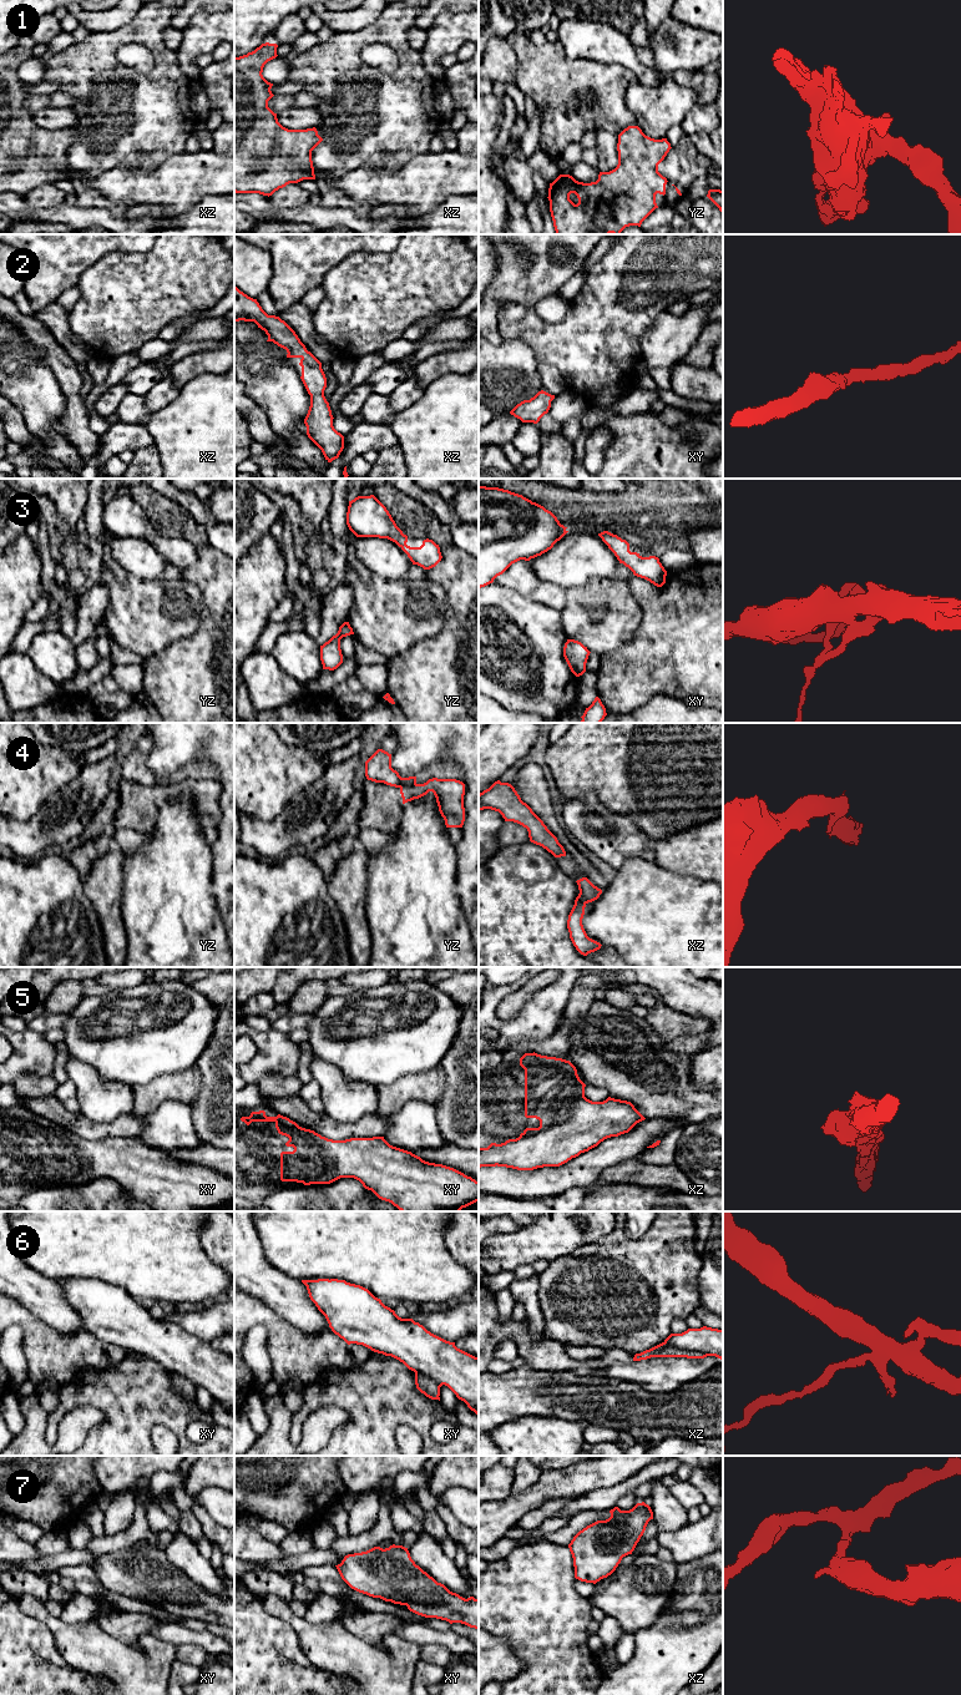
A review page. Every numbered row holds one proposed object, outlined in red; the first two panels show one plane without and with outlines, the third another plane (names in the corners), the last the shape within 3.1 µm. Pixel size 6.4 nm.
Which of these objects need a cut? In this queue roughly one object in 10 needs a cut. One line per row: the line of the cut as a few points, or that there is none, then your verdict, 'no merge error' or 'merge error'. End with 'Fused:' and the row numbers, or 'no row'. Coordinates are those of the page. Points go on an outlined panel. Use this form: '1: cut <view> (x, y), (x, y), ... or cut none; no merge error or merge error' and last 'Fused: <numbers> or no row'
1: cut none; no merge error
2: cut none; no merge error
3: cut none; no merge error
4: cut yz (415, 783), (400, 788); merge error
5: cut none; no merge error
6: cut xz (664, 1341), (707, 1355); merge error
7: cut none; no merge error
Fused: 4, 6

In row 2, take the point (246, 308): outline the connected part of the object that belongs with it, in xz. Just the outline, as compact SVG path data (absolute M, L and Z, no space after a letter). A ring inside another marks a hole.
M234 287L234 322L254 322L273 341L287 350L287 358L299 358L302 381L310 395L310 406L304 419L308 437L322 450L325 460L338 459L344 449L344 436L333 426L333 415L324 396L327 378L322 363L307 350L295 332L279 317L268 315L257 299Z

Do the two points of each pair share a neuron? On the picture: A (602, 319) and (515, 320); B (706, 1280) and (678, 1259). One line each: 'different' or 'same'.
A: same
B: different

